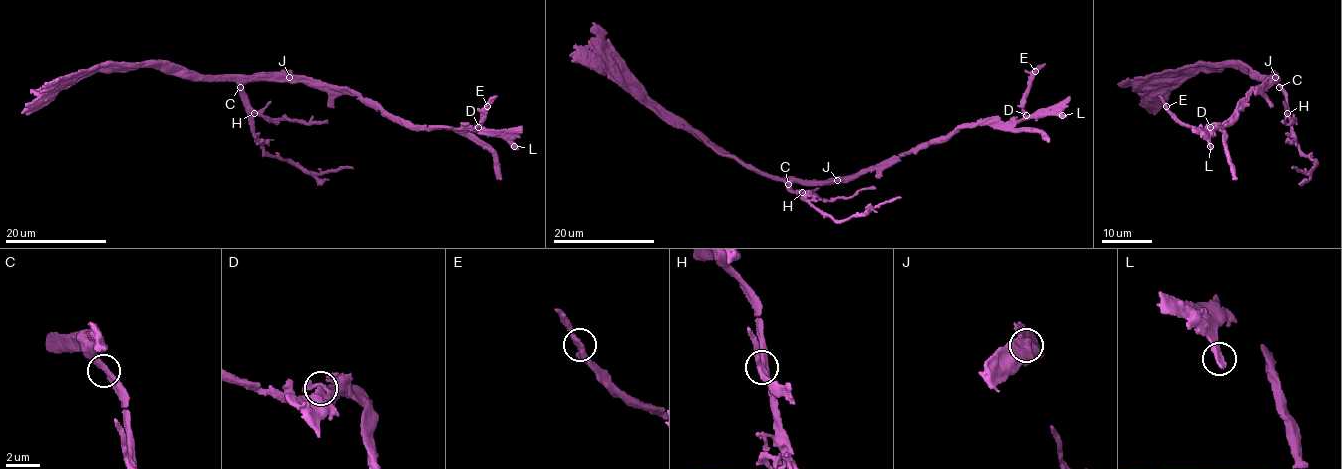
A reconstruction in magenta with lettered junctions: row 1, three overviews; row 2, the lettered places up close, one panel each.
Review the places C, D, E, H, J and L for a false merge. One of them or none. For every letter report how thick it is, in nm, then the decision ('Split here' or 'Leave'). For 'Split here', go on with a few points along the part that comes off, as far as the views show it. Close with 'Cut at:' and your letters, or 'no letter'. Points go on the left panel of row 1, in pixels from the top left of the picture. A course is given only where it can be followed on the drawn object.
C: Thickness 360 nm. Leave
D: Thickness 400 nm. Leave
E: Thickness 440 nm. Leave
H: Thickness 400 nm. Leave
J: Thickness 700 nm. Leave
L: Thickness 550 nm. Leave
Cut at: no letter

